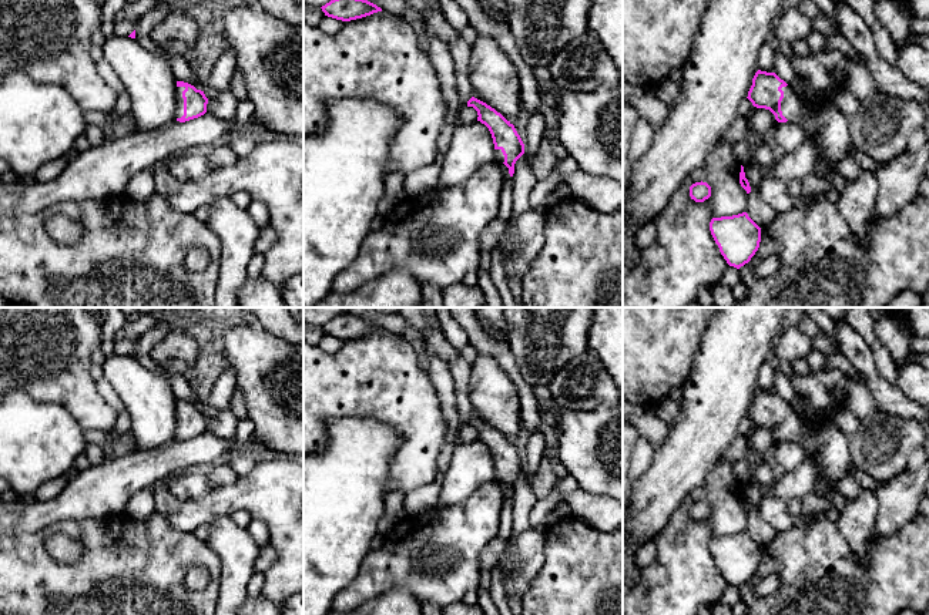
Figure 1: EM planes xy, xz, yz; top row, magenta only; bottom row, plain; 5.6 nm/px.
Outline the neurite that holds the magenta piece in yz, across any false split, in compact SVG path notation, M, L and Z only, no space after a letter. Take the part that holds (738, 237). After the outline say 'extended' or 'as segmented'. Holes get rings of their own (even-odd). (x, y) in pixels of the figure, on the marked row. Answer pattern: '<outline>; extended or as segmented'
M747 212L712 218L710 231L727 263L737 269L748 263L759 248L761 228Z; as segmented

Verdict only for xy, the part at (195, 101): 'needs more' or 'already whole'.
needs more

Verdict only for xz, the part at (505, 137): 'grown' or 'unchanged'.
grown

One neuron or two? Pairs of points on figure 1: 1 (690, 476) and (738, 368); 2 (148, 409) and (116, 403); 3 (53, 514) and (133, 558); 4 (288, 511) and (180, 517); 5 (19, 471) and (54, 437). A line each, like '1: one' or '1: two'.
1: one
2: two
3: two
4: one
5: one

